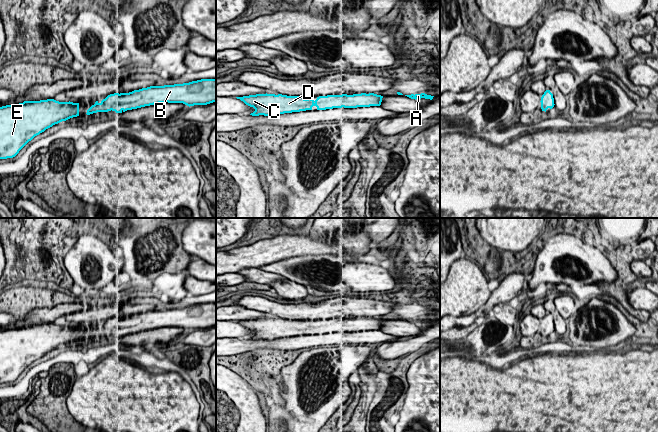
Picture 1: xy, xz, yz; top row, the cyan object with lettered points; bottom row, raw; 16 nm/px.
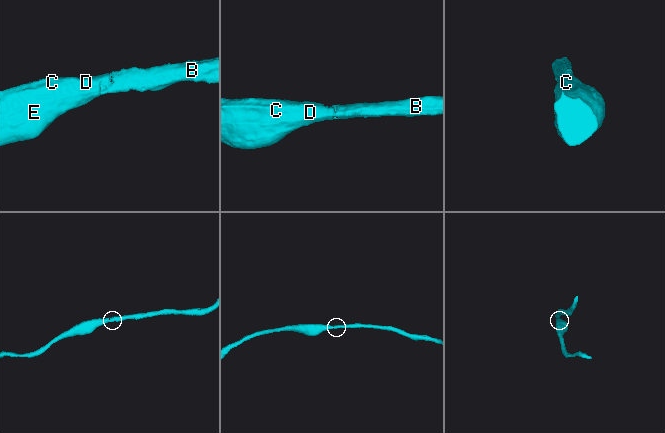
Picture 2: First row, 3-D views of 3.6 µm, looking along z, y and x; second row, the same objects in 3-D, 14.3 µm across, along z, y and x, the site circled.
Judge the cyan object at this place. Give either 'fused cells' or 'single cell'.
single cell

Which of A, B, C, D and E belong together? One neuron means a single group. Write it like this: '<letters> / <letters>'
A B C D E

